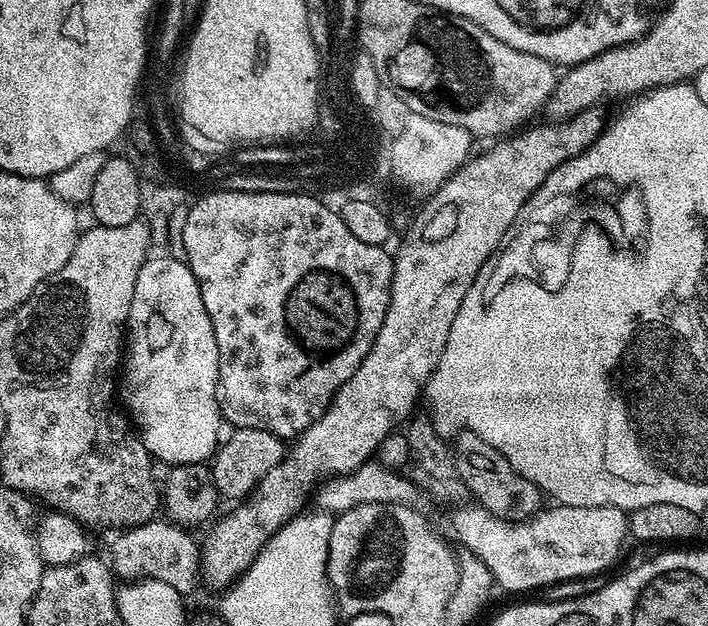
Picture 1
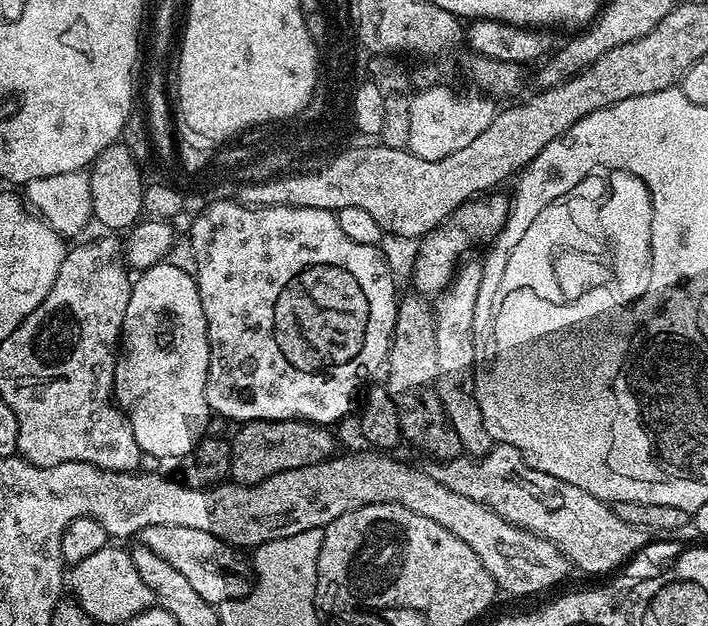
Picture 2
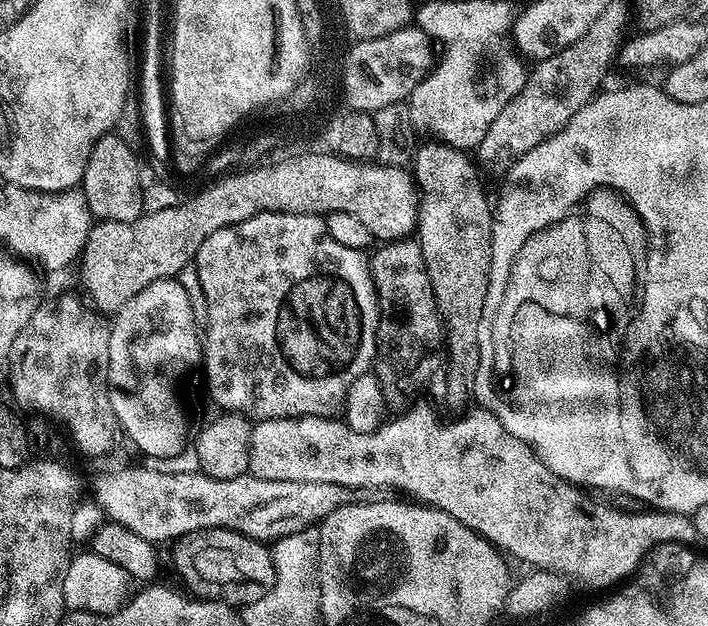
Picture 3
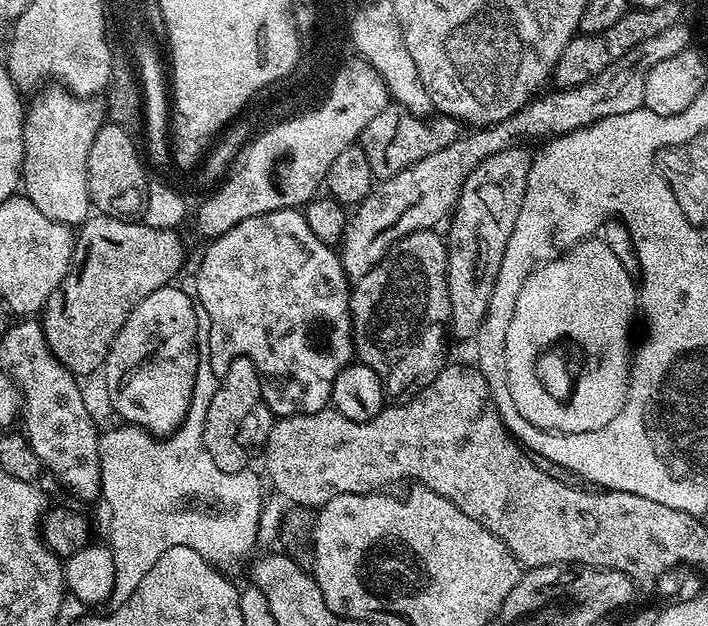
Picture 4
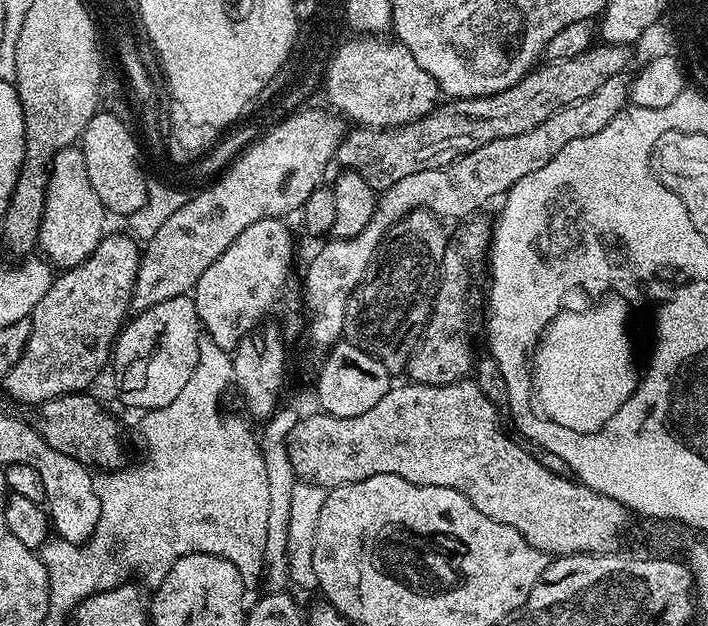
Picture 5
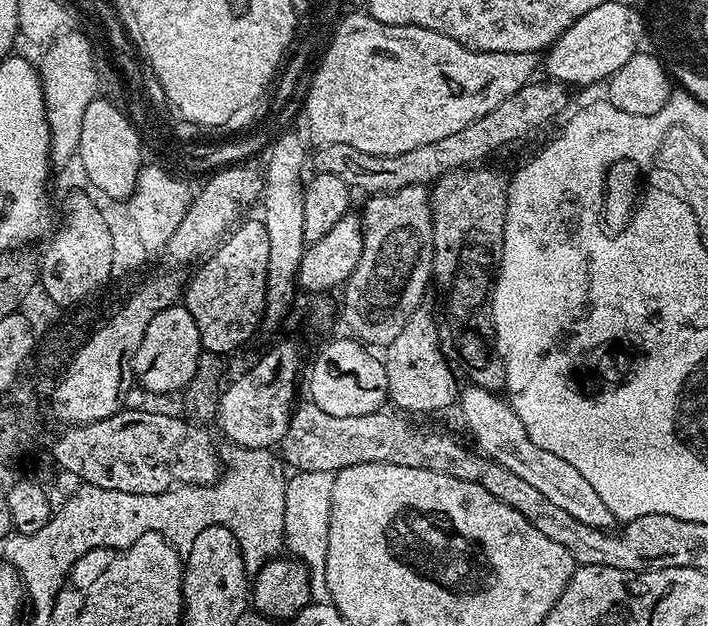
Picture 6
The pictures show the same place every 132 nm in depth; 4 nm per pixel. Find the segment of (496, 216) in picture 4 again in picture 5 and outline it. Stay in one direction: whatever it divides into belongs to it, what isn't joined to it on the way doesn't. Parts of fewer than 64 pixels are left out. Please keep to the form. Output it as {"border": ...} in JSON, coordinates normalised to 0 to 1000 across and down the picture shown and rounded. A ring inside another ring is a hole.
{"border":[[[672,342],[665,348],[657,350],[654,355],[645,356],[643,359],[644,372],[640,369],[633,380],[633,391],[630,393],[630,399],[627,401],[627,411],[624,412],[624,419],[621,420],[621,439],[619,442],[619,458],[613,468],[613,478],[610,481],[610,500],[605,503],[605,516],[599,519],[599,529],[590,545],[590,548],[581,558],[576,580],[573,583],[573,596],[576,594],[575,605],[578,609],[590,612],[590,613],[634,613],[636,610],[641,610],[643,607],[654,607],[657,602],[662,599],[661,594],[667,588],[667,510],[672,505],[672,484],[679,484],[681,473],[672,468],[672,458],[677,457],[678,452],[685,452],[686,447],[686,423],[692,415],[692,398],[695,395],[695,371],[698,366],[698,358],[694,350],[688,351],[684,347],[684,342]]]}

